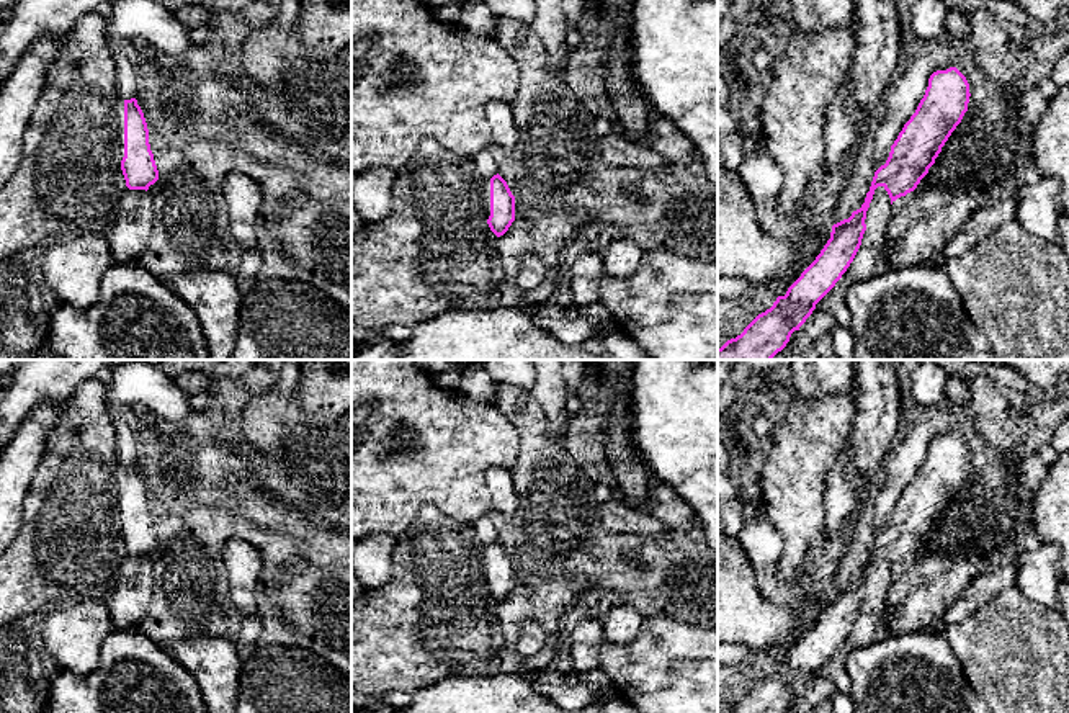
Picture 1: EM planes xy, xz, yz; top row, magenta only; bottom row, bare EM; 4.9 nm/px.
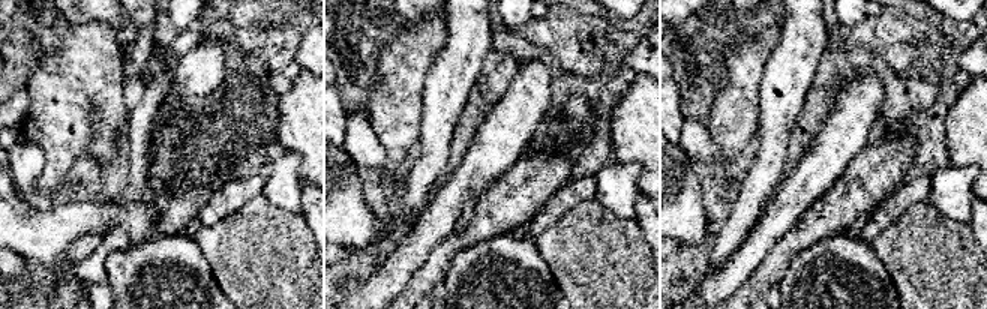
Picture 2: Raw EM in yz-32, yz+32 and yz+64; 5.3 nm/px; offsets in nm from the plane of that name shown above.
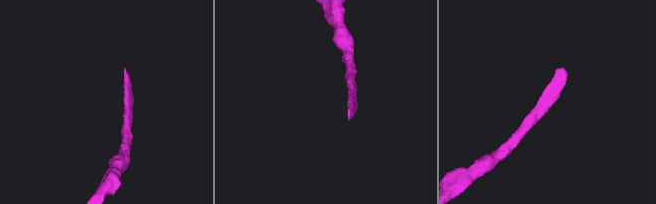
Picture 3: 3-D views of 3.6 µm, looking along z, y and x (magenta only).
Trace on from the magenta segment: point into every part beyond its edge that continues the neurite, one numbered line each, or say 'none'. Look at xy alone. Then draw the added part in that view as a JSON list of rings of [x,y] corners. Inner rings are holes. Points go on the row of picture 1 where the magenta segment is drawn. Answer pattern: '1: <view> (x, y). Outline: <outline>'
1: xy (120, 100). Outline: [[[118,95],[118,116],[119,116],[119,159],[124,157],[124,100]]]

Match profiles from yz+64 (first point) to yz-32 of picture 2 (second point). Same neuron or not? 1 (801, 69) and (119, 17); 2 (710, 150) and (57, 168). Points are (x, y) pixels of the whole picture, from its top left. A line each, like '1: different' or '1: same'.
1: different
2: different

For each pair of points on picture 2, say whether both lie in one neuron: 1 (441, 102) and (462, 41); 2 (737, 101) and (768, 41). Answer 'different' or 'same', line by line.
1: same
2: same

